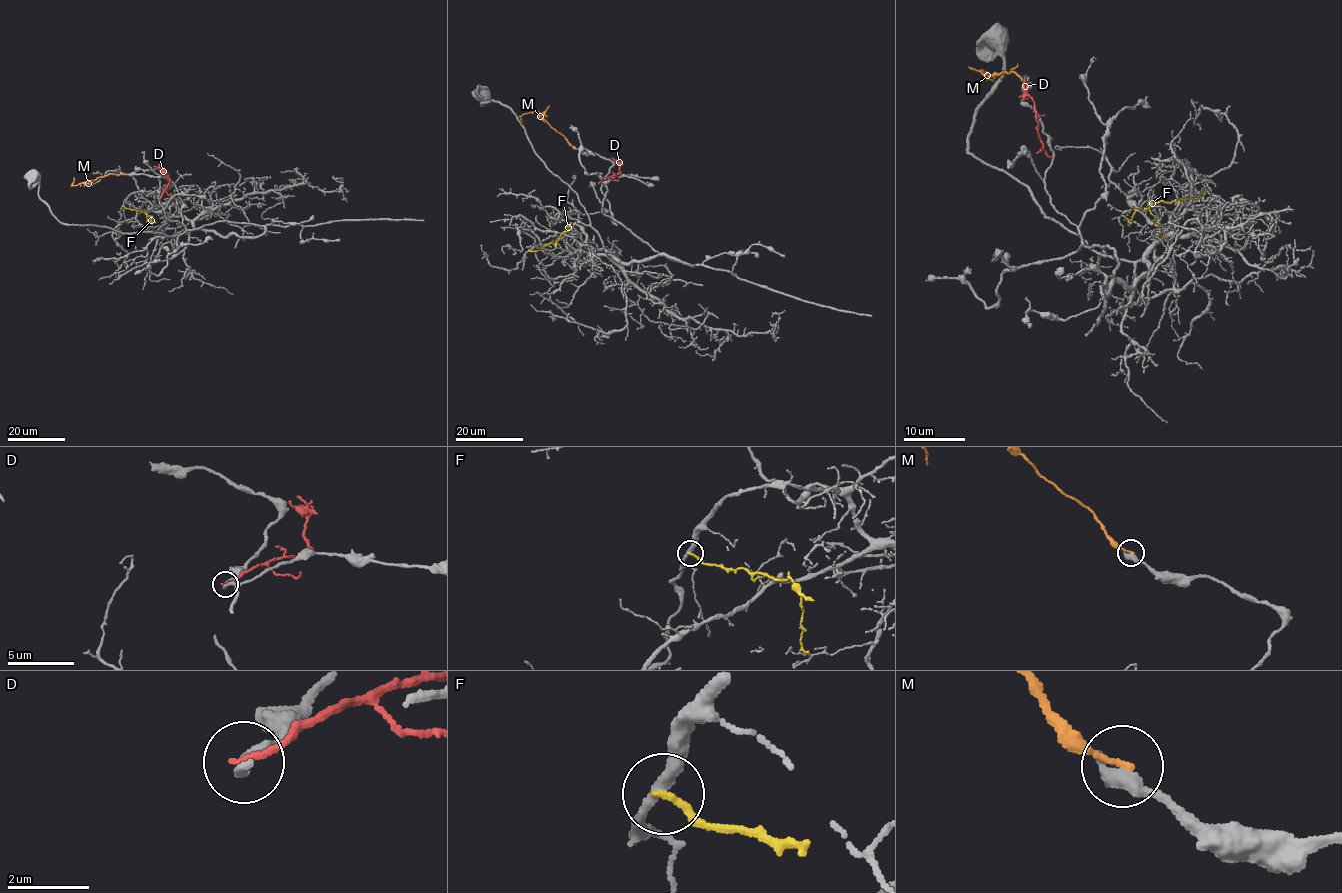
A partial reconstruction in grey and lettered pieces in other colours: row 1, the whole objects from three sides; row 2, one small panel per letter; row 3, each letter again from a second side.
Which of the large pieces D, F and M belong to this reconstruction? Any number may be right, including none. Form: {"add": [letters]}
{"add": []}

